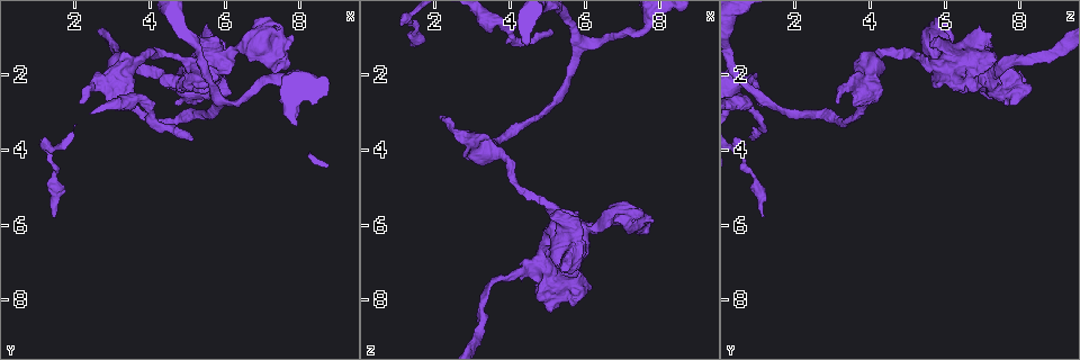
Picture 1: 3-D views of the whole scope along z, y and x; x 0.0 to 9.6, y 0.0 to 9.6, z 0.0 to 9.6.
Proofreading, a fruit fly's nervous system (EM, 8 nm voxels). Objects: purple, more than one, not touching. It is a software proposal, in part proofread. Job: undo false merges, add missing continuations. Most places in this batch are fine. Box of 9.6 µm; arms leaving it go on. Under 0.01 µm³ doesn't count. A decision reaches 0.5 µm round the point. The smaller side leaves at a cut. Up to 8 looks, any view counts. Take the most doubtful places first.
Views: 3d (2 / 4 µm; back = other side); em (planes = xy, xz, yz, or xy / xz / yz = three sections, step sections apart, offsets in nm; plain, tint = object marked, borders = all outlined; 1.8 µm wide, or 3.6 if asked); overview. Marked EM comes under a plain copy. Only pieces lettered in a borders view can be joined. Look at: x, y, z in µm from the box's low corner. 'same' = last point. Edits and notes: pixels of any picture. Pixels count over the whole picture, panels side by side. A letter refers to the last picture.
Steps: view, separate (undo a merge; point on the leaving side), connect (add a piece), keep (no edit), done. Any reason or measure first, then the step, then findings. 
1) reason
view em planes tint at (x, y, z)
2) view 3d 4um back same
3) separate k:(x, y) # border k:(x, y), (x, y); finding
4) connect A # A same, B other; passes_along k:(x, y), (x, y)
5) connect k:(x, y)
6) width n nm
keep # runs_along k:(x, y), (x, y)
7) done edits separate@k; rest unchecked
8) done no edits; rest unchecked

free end
view 3d 2um back at (5.05, 3.75, 0.80)

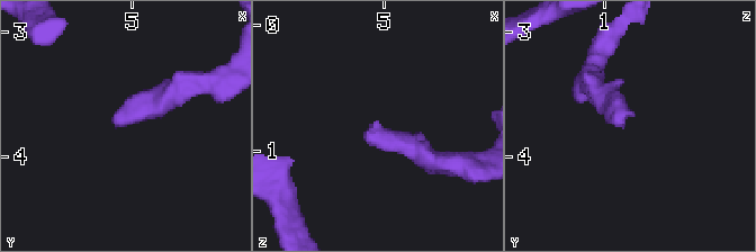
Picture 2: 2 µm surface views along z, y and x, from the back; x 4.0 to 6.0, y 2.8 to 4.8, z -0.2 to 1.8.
view em planes tint at (5.12, 3.74, 0.86)

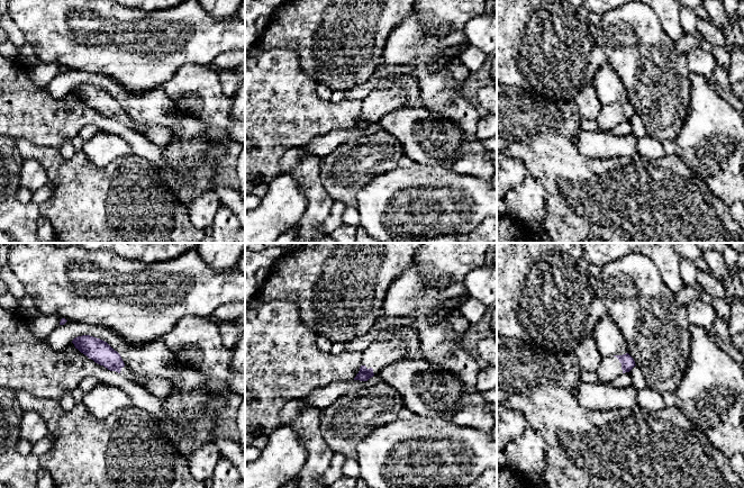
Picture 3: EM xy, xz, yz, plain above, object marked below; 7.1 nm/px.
see the neighbours
view em planes borders same

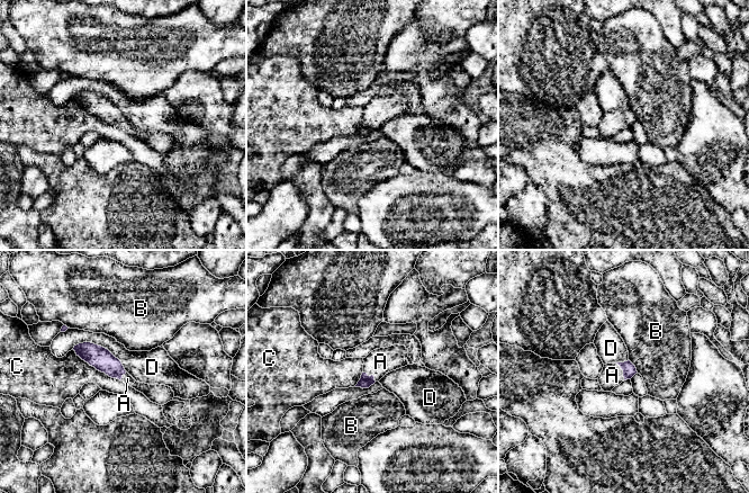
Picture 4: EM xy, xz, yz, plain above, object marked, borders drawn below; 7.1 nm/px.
longest_contact D 420 nm
connect A # A same, B other, C other, D other; passes_along 4:(629, 369), (622, 369), (612, 375); the cell continues

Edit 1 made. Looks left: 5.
view overview

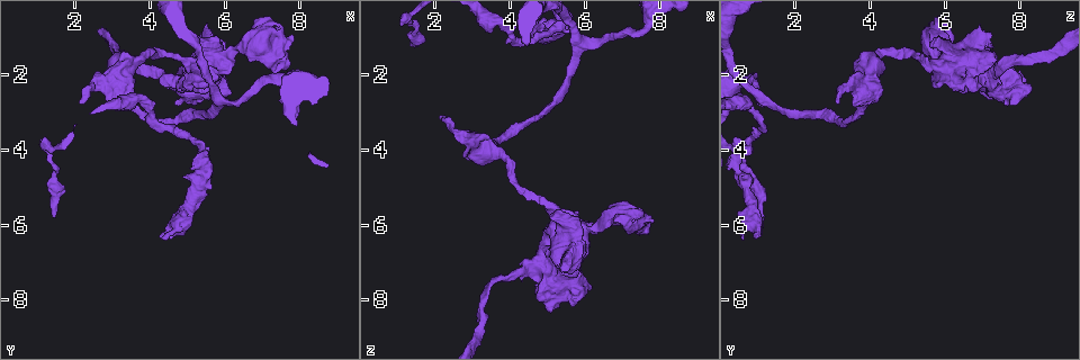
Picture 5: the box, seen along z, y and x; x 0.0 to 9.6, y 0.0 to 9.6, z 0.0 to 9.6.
an open end
view 3d 2um at (1.40, 5.75, 1.20)

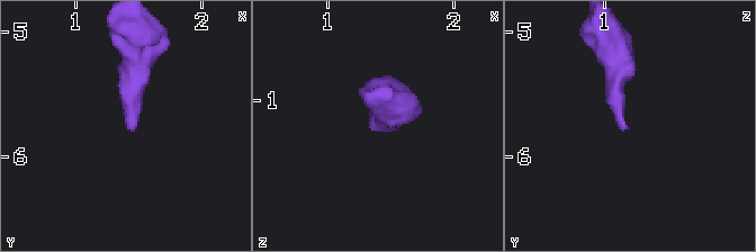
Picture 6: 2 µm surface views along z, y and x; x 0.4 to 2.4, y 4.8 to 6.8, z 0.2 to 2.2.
need the tissue
view em planes borders at (1.42, 5.80, 1.16)

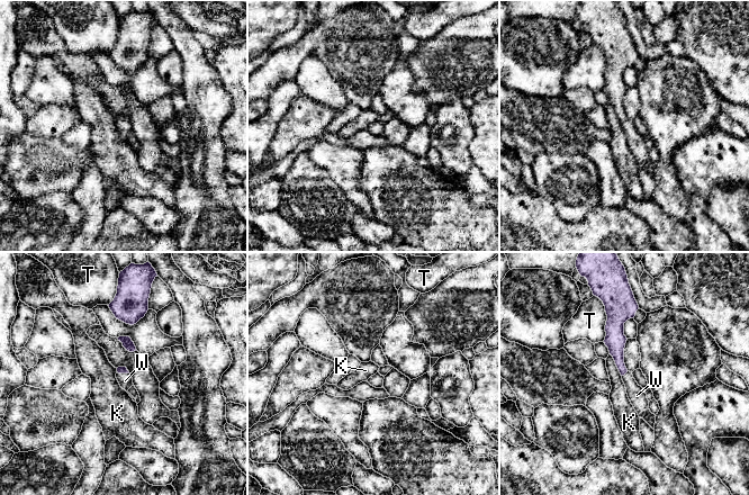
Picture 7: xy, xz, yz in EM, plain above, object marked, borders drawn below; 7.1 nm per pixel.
connect W # K other, T other, W same; passes_along 7:(615, 340), (624, 374), (637, 395); it goes on there

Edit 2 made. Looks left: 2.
thick end
view em planes tint at (5.55, 0.70, 6.90)

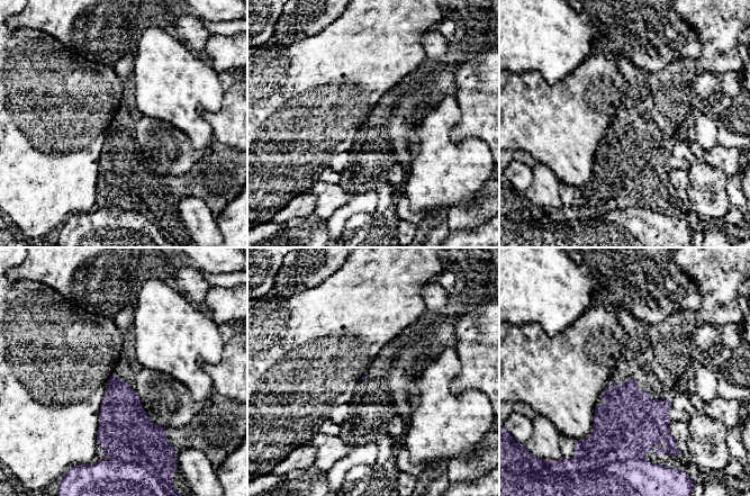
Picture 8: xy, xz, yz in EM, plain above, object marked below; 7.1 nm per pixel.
see the neighbours
view em planes borders same

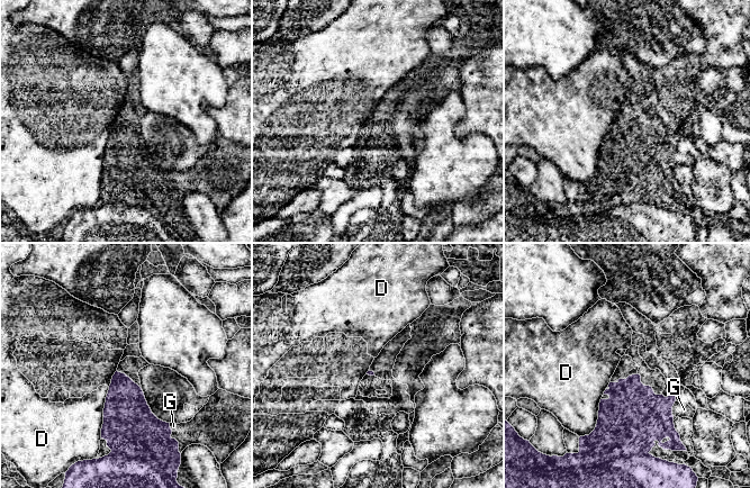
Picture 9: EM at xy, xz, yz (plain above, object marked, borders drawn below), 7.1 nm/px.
keep # D other, G other; border 9:(109, 387), (106, 394), (100, 437); none of them fits

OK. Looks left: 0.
done edits connect@4, connect@7; rest unchecked

